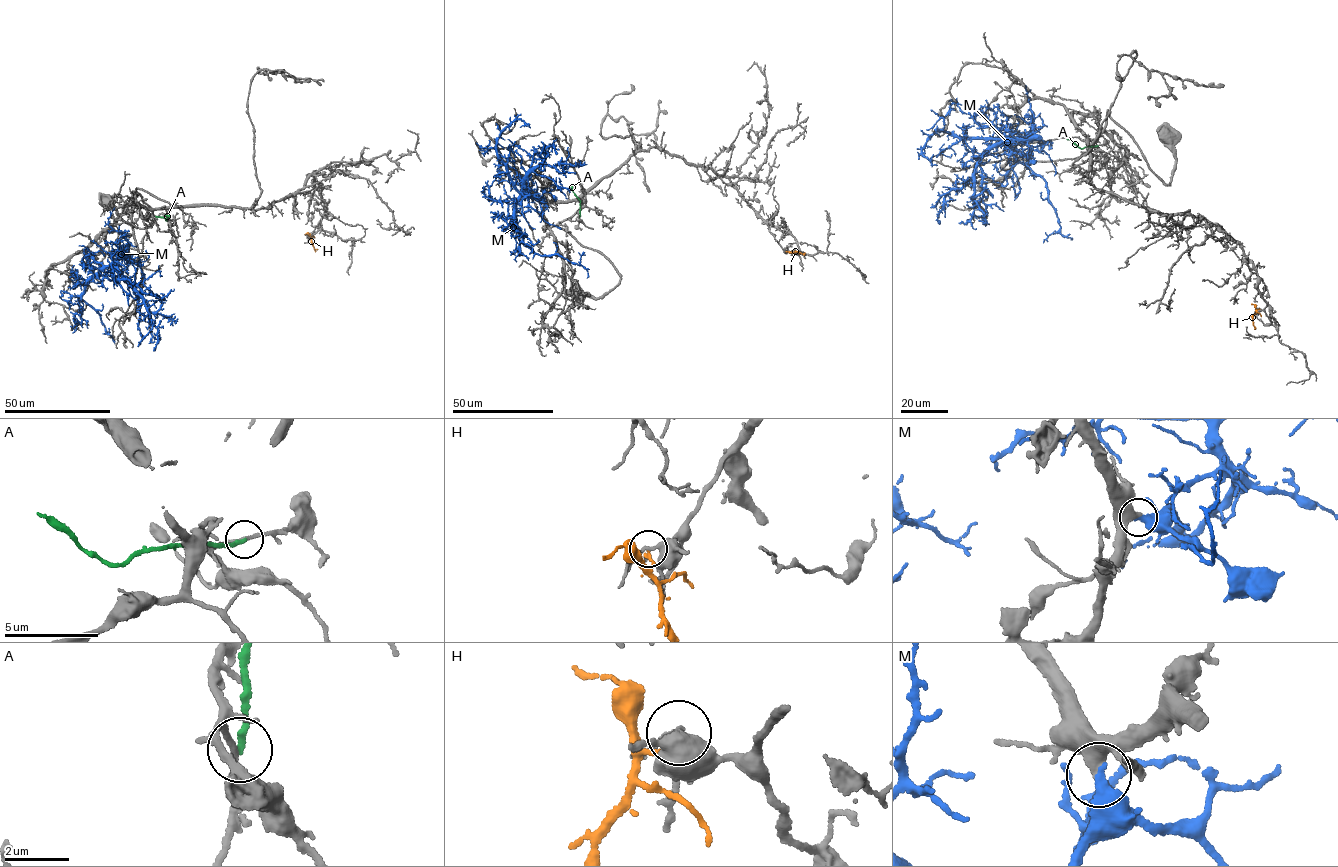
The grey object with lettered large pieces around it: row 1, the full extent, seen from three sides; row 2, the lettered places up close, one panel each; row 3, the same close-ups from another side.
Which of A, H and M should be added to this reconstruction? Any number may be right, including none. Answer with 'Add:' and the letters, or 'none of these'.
Add: none of these

